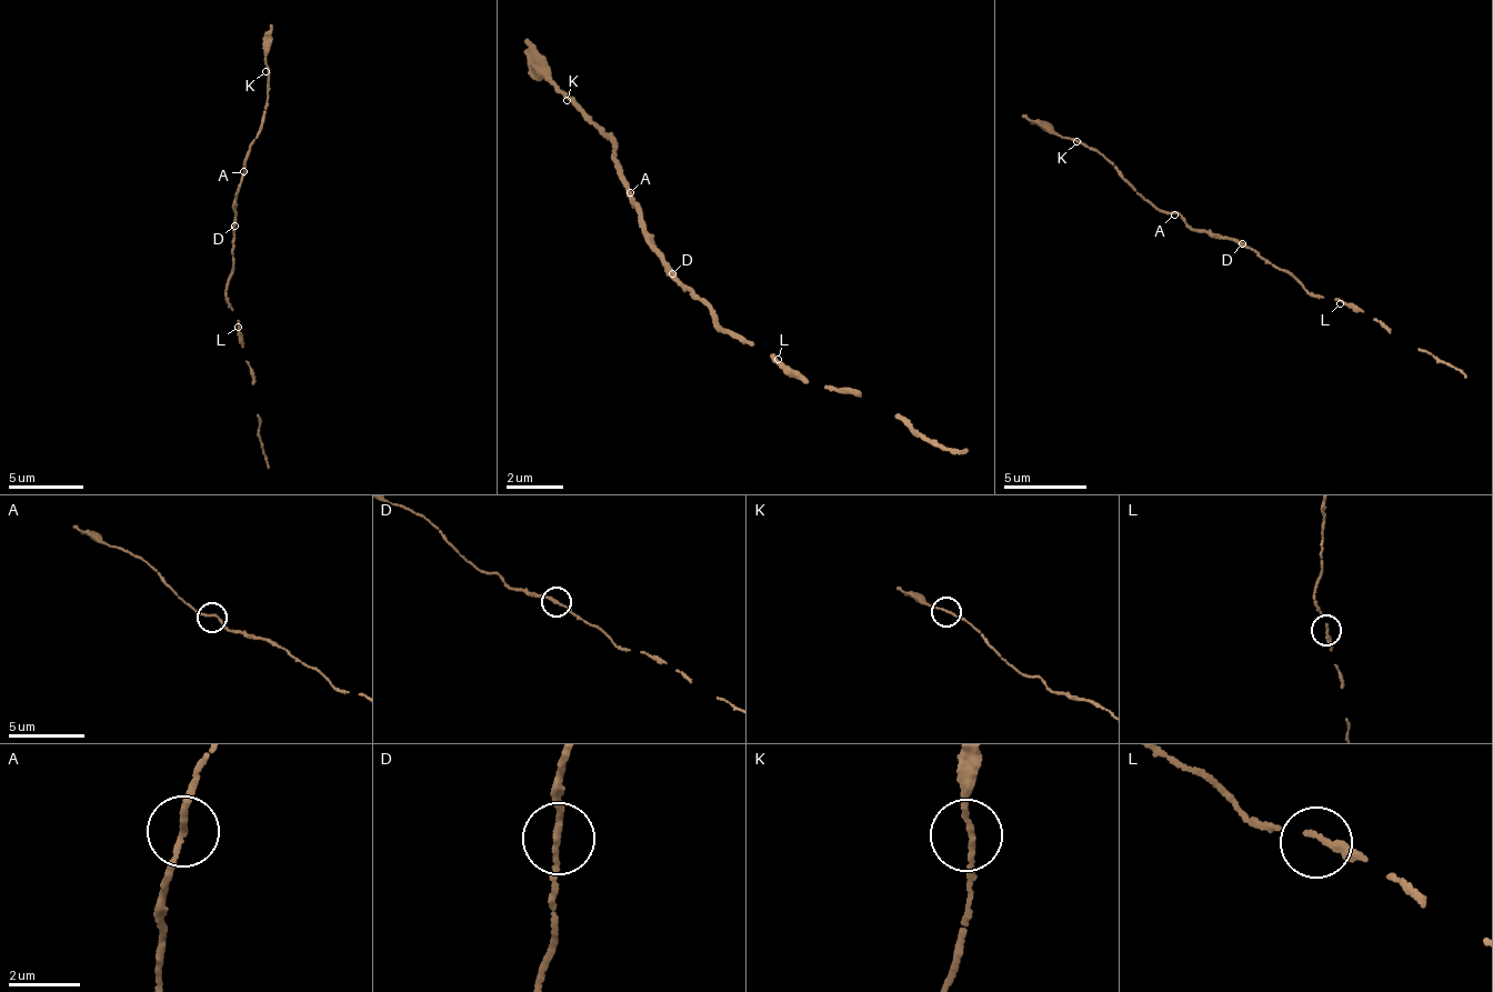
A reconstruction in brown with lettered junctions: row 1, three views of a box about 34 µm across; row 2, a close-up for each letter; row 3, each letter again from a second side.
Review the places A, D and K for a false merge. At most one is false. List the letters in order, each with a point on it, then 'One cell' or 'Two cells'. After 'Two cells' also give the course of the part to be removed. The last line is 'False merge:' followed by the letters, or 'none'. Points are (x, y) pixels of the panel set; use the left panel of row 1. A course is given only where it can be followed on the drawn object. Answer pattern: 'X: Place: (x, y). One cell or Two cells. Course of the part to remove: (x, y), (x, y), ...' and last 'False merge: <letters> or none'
A: Place: (243, 171). One cell
D: Place: (234, 226). One cell
K: Place: (266, 71). One cell
False merge: none

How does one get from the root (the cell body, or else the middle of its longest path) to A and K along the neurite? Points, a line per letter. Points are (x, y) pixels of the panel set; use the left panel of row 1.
A: (233, 232), (237, 217), (233, 203), (243, 171)
K: (233, 232), (236, 192), (271, 90), (266, 71)

